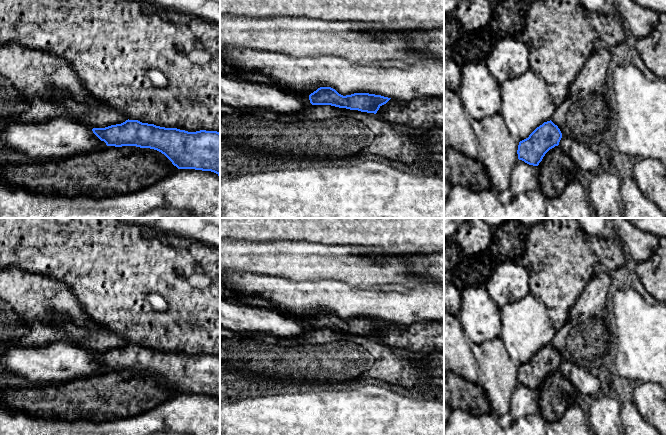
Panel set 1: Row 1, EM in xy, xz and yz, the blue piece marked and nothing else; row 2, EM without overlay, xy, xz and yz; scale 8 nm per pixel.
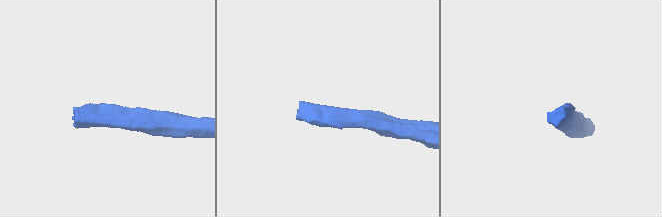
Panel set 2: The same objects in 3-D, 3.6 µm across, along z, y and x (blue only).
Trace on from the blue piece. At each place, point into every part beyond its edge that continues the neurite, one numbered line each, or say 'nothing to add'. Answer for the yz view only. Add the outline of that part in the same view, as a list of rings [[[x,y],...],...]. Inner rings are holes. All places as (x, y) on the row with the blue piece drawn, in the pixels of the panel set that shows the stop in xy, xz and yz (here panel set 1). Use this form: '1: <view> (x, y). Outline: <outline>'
nothing to add

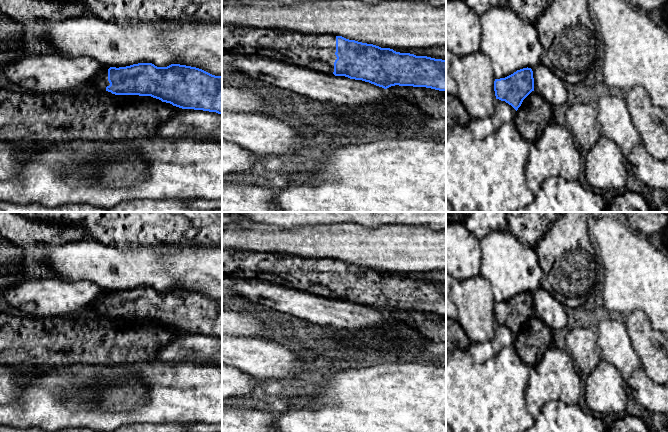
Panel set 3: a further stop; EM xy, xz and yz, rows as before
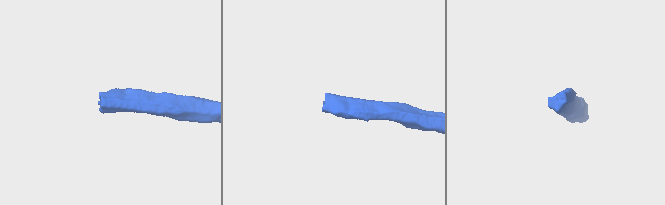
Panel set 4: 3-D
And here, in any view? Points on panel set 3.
1: xz (316, 52). Outline: [[[222,25],[222,53],[223,52],[237,52],[244,55],[268,57],[328,74],[333,74],[334,62],[337,59],[335,55],[336,36],[334,35],[307,35],[288,29],[235,25]]]

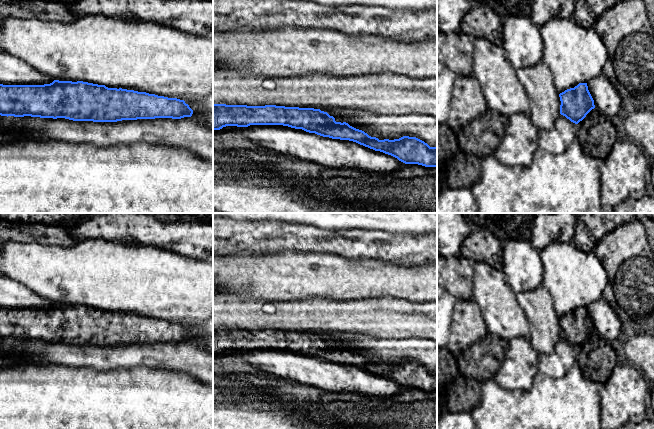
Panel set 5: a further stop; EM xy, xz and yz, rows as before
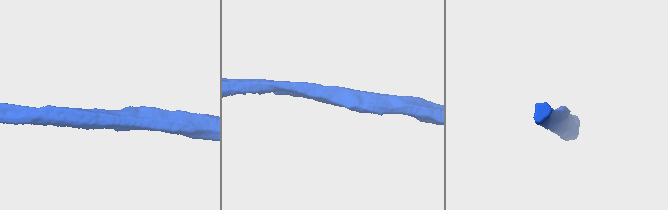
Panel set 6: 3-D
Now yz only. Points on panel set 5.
nothing to add

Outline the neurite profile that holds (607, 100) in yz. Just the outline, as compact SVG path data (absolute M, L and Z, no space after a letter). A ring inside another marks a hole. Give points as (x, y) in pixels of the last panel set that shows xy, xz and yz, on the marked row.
M603 73L591 79L587 86L594 100L595 108L606 116L612 117L622 109L622 100L614 82Z

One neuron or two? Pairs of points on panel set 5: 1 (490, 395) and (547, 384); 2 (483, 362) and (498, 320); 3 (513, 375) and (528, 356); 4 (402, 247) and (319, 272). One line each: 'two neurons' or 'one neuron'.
1: one neuron
2: two neurons
3: one neuron
4: two neurons

